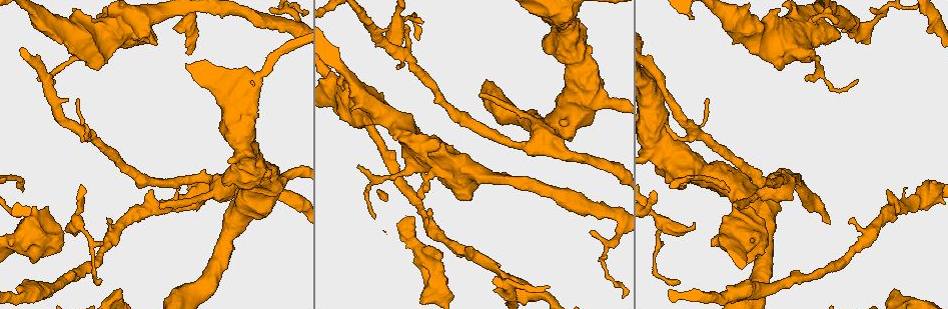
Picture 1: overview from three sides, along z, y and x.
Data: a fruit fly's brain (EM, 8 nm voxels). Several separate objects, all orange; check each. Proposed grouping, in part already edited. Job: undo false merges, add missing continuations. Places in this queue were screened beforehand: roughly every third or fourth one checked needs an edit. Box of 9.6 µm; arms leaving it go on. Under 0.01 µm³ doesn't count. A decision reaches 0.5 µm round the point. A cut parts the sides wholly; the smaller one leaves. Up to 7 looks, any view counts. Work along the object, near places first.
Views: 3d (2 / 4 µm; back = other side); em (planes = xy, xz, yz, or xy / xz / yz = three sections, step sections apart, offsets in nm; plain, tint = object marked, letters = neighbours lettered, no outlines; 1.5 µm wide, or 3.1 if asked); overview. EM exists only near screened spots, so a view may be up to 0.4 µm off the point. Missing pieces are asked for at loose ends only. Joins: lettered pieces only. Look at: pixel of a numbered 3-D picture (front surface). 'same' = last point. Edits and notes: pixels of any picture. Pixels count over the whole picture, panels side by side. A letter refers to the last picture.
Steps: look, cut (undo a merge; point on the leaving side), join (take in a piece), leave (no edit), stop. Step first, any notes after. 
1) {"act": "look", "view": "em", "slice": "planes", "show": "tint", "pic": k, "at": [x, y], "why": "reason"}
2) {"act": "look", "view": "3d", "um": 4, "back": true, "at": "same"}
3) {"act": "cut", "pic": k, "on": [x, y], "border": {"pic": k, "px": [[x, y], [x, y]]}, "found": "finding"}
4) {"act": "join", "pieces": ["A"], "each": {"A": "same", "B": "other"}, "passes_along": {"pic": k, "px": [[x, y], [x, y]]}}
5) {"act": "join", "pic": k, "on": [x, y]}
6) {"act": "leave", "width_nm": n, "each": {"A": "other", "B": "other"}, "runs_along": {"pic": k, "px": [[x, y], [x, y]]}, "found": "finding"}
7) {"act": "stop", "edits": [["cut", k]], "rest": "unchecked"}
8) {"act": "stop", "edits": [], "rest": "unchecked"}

{"act": "look", "view": "3d", "um": 4, "pic": 1, "at": [694, 222], "why": "an open end"}

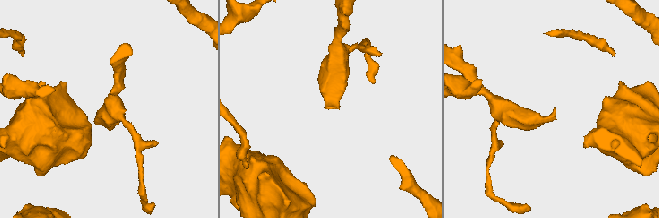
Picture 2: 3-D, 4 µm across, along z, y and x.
{"act": "look", "view": "em", "slice": "xz", "step": 4, "show": "letters", "pic": 2, "at": [554, 112], "why": "now the EM"}

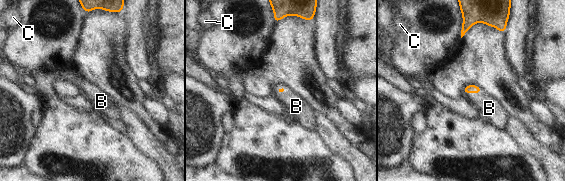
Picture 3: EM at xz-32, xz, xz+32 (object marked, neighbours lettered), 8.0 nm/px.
{"act": "join", "pieces": ["B"], "longest_contact_nm": ["B", 160], "each": {"B": "same", "C": "other"}, "passes_along": {"pic": 3, "px": [[470, 88], [472, 92], [489, 108]]}, "found": "it goes on there"}

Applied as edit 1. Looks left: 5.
{"act": "look", "view": "overview", "why": "see it whole again"}

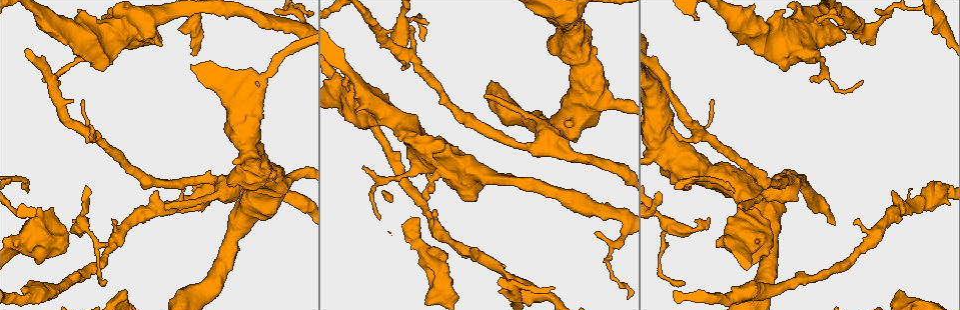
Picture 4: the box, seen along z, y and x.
{"act": "look", "view": "3d", "um": 2, "pic": 4, "at": [113, 224], "why": "branch stops here"}

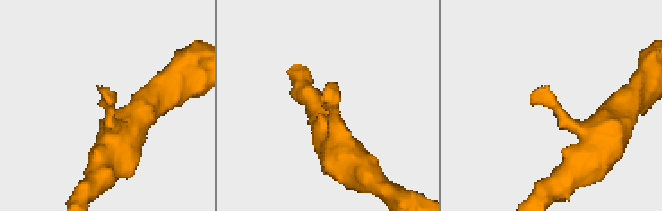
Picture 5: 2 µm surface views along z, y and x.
{"act": "look", "view": "em", "slice": "xz", "step": 4, "show": "letters", "pic": 5, "at": [331, 84], "why": "need the tissue"}

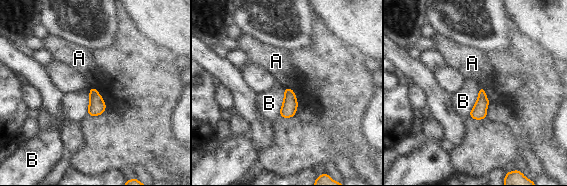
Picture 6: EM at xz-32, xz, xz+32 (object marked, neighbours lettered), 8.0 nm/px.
{"act": "leave", "each": {"A": "other", "B": "other"}, "border": {"pic": 6, "px": [[480, 87], [485, 88]]}, "found": "none of them fits"}

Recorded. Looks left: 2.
{"act": "look", "view": "em", "slice": "xy", "step": 4, "show": "letters", "pic": 4, "at": [82, 101], "why": "thin end"}

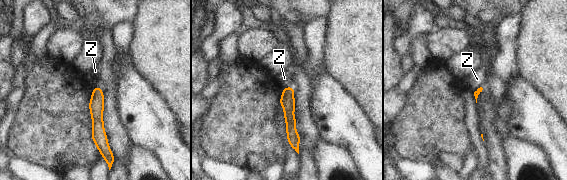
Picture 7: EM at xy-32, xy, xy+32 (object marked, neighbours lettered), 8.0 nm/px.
{"act": "leave", "each": {"Z": "other"}, "runs_along": {"pic": 7, "px": [[97, 89], [97, 130], [106, 151]]}, "found": "none of them fits"}

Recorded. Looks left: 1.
{"act": "stop", "edits": [["join", 3]], "rest": "unchecked"}

